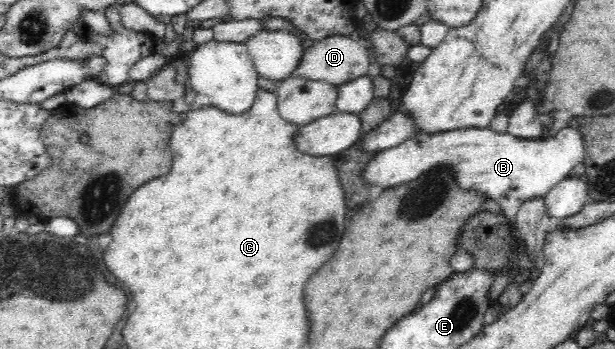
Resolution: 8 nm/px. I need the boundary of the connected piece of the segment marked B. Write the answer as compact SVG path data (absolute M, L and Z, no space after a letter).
M569 125L556 133L554 137L541 137L539 139L521 139L510 133L498 133L490 127L477 129L456 129L449 132L419 133L395 147L380 151L365 167L363 180L373 185L381 185L385 189L415 181L415 177L422 176L427 171L439 168L448 169L452 175L457 175L461 188L481 192L499 204L511 221L516 221L517 213L527 201L543 199L561 181L571 177L571 171L581 165L584 159L584 143L579 131Z

